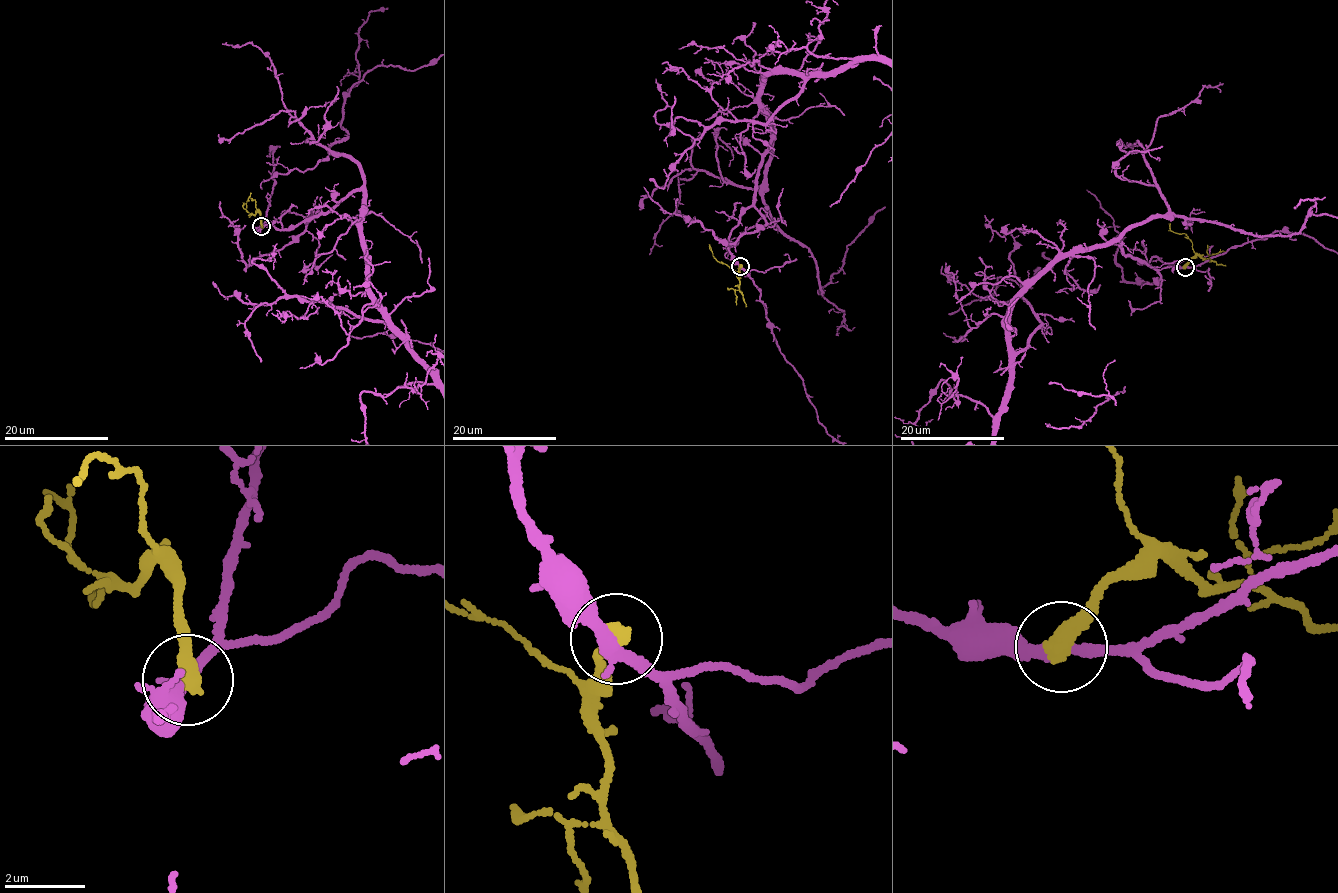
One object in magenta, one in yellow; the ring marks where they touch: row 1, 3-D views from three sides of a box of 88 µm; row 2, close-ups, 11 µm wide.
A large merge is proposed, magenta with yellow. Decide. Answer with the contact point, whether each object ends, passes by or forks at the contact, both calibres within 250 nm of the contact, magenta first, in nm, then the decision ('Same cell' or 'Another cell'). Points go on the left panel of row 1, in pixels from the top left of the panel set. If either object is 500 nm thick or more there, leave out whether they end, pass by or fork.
Place: (261, 226). At the ring magenta passes by. At the ring yellow ends. Thickness 340 nm (magenta) against 460 nm. Another cell

